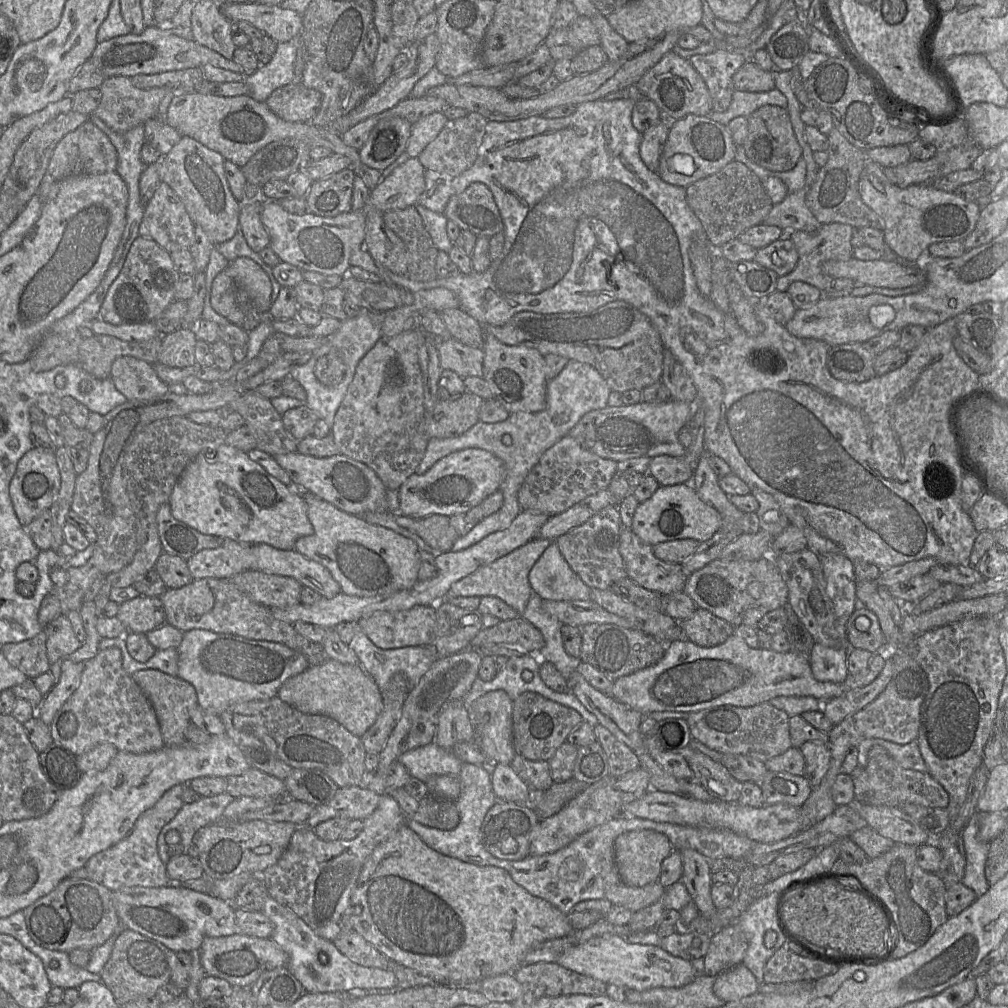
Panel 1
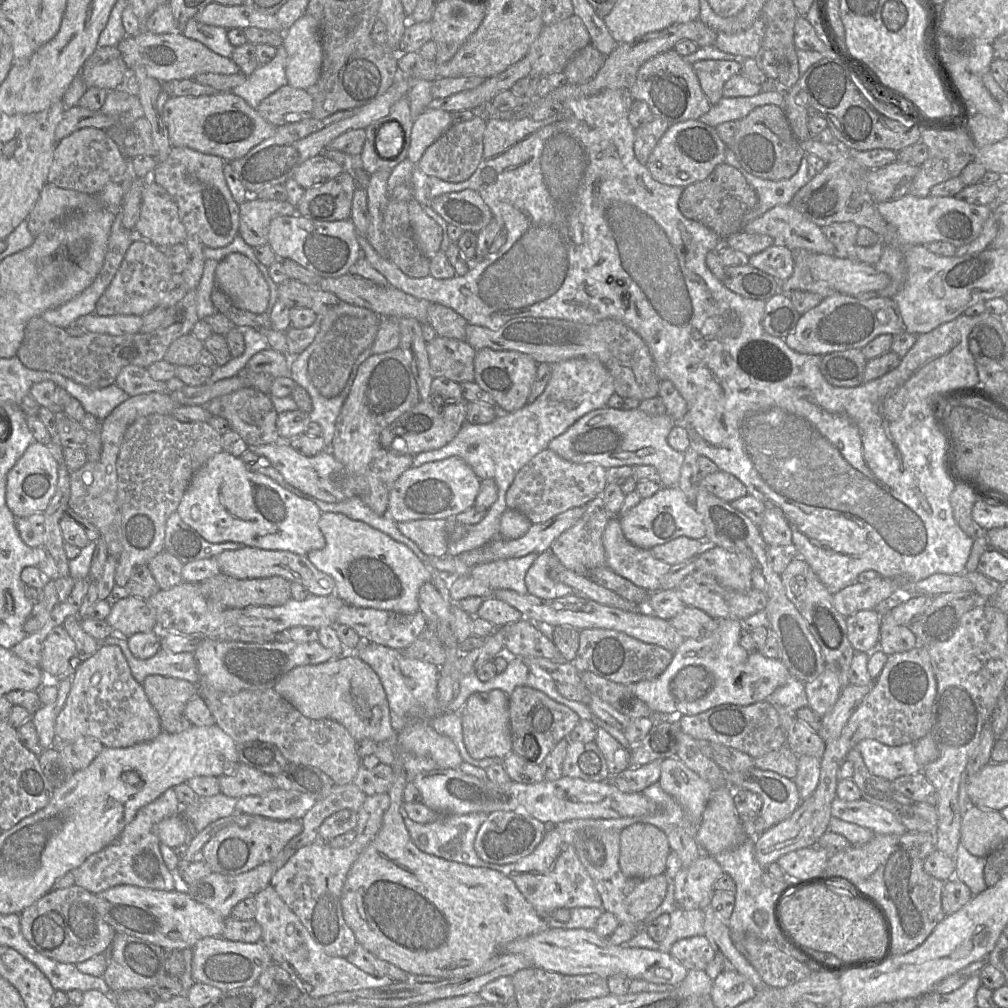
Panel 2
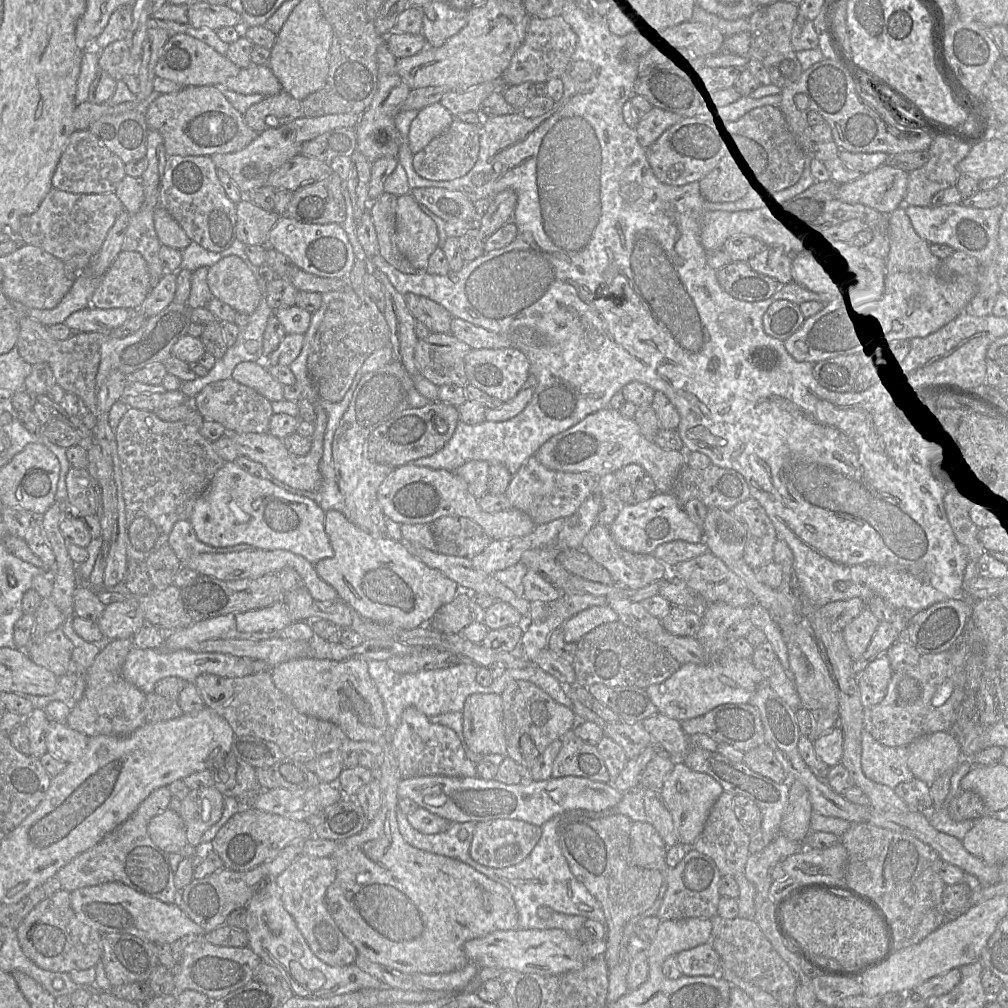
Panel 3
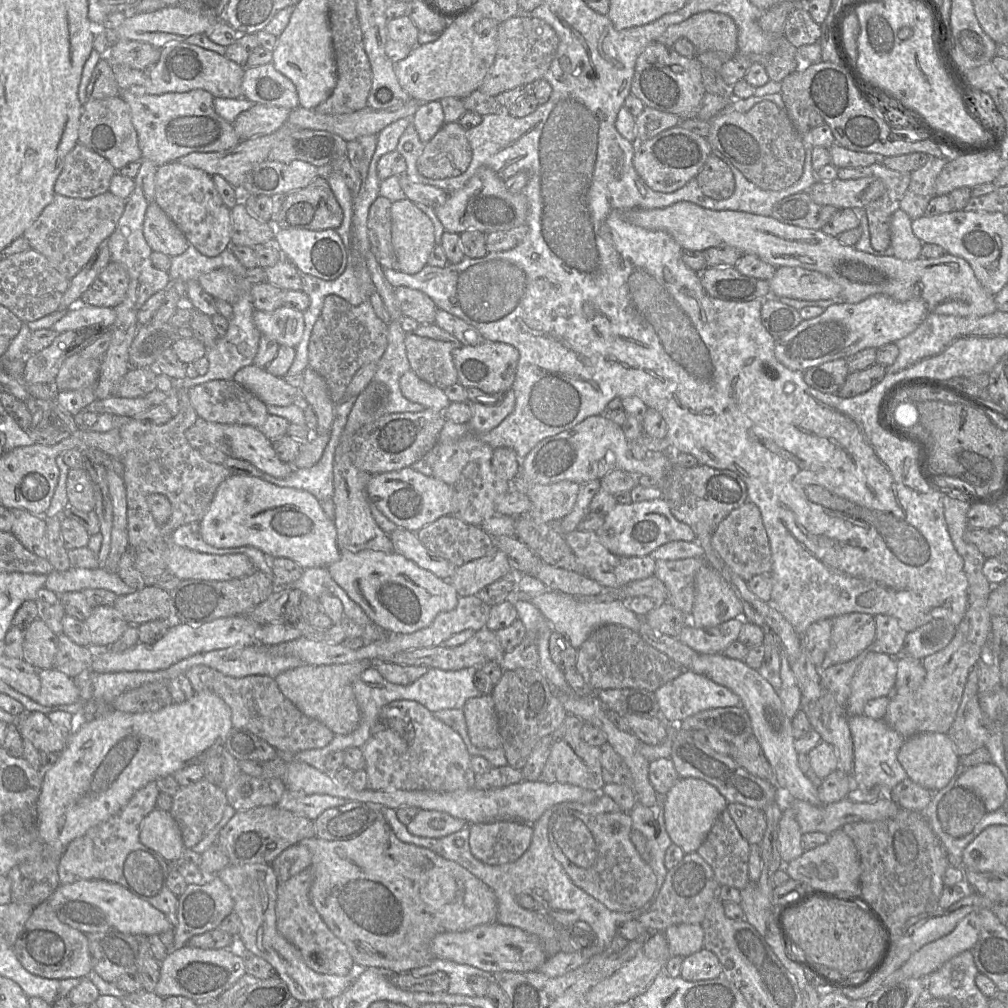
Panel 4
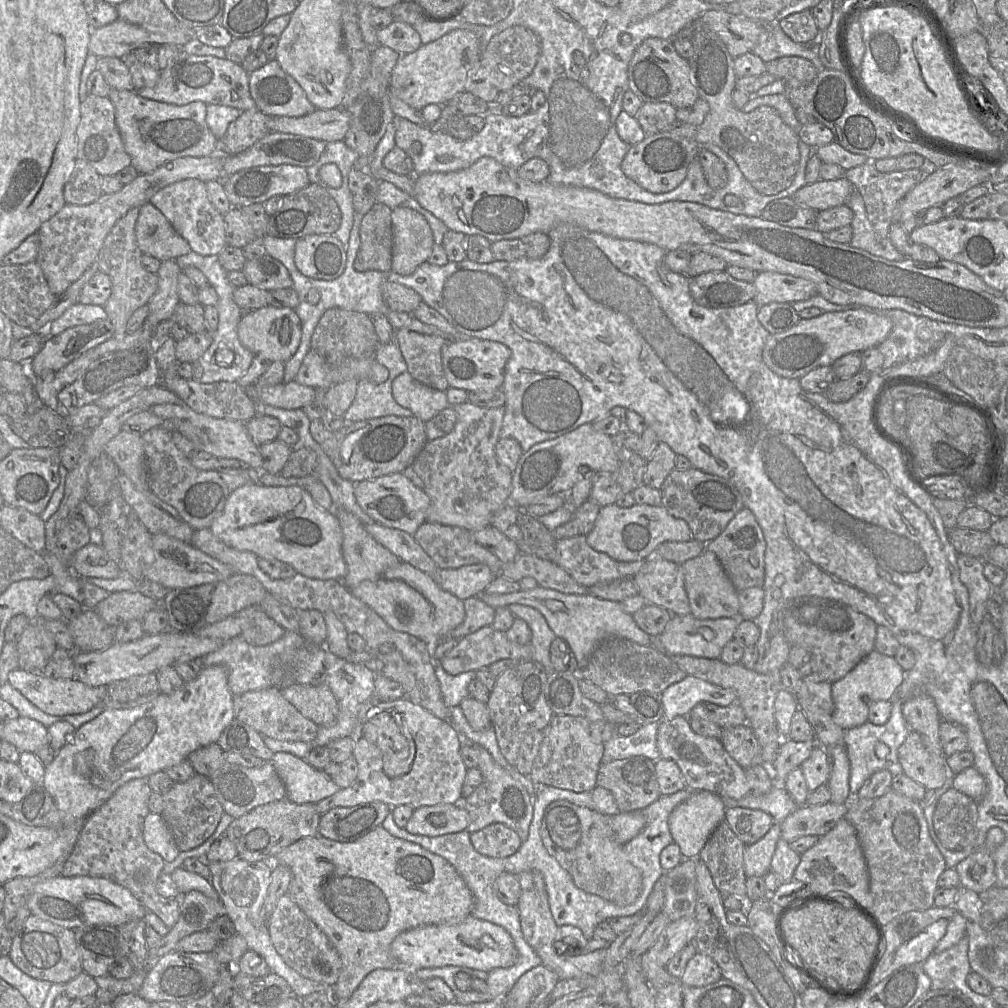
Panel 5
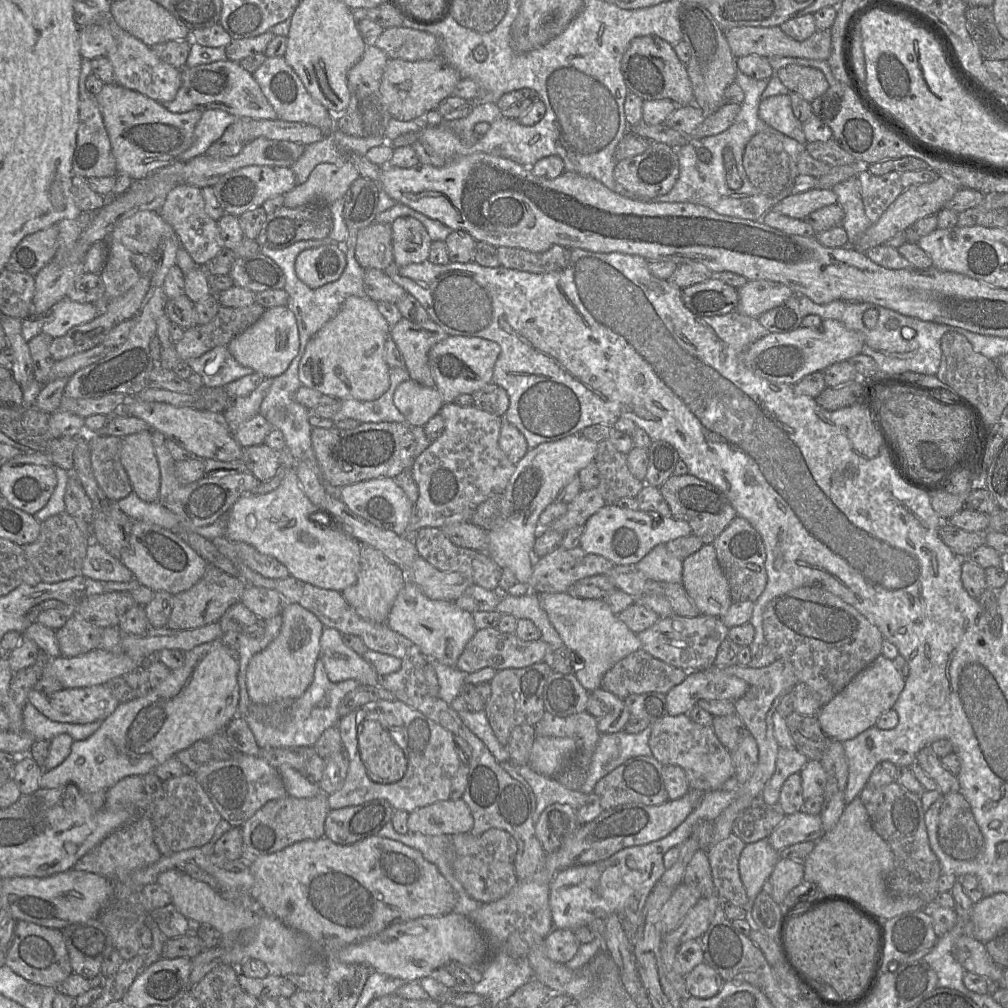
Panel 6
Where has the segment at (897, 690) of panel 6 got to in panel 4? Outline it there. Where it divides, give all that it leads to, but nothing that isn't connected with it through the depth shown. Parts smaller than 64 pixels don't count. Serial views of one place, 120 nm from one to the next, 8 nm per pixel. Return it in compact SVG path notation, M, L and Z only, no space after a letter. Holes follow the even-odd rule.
M872 650L857 668L844 707L848 716L862 715L865 704L875 698L891 696L897 675L896 658Z

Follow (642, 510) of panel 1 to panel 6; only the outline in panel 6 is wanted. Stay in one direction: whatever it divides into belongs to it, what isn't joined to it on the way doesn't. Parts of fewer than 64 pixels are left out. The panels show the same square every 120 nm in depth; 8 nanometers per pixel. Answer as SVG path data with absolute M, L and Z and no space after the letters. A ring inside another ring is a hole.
M612 504L605 505L587 520L579 546L585 552L600 555L615 565L635 565L655 546L691 533L686 521L661 516L655 521L647 512L622 509Z

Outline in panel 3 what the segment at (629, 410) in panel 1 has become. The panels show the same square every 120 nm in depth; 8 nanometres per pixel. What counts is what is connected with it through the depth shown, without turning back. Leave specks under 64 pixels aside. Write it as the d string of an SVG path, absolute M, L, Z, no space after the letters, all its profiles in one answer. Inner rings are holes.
M609 407L589 414L576 425L551 437L538 449L534 456L549 469L563 472L588 472L597 477L615 473L628 464L638 464L653 479L658 492L670 492L679 472L686 466L686 452L684 450L676 451L660 448L642 435L634 418L625 418L618 410Z

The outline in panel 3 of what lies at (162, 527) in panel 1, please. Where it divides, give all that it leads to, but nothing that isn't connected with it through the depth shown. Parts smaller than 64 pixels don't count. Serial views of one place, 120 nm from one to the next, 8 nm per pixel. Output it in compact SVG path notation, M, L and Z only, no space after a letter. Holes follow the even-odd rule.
M180 520L174 524L167 544L172 548L181 562L202 553L230 553L255 549L249 544L237 544L220 548L209 546L197 538L189 520Z

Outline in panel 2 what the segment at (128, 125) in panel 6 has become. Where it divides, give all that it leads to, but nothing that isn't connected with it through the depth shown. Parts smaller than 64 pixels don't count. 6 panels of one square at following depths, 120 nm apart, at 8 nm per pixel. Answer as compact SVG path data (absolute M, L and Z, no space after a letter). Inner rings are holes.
M220 91L213 95L172 96L165 103L161 118L172 147L188 147L215 155L225 162L245 156L253 147L271 137L277 126L267 122L240 96Z

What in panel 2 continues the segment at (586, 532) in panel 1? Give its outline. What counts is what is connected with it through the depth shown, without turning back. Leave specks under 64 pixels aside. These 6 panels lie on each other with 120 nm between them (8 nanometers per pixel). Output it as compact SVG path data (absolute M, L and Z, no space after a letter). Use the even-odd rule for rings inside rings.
M603 496L595 497L585 506L585 512L581 519L552 543L551 551L567 569L580 575L587 576L588 571L593 568L607 567L602 538L610 519L611 516L605 507Z

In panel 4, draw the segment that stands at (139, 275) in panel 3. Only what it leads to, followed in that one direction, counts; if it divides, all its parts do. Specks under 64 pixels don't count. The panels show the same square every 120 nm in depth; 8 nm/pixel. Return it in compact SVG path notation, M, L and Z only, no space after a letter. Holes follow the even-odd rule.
M109 262L91 286L80 298L83 305L115 308L125 298L129 285L126 267L118 262Z

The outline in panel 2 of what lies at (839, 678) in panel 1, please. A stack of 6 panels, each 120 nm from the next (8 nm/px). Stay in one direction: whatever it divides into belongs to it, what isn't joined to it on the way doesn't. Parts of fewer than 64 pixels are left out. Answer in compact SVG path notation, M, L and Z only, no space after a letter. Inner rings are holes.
M826 668L815 680L804 684L808 707L823 717L832 709L842 691L837 675Z

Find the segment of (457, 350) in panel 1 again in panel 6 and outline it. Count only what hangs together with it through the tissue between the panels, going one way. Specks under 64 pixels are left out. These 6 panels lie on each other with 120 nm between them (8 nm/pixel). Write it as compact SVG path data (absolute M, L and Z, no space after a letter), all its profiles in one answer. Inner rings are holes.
M402 318L398 323L391 326L390 337L402 353L410 379L427 387L435 387L435 381L429 366L428 353L435 344L443 341L449 335L431 319L417 323Z

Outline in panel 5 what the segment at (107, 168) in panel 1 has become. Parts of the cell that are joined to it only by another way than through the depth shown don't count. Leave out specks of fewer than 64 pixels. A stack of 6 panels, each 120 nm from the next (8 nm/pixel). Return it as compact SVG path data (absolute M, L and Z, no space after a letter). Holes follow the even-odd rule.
M76 159L73 170L64 186L64 199L68 204L88 205L100 198L102 176L81 159Z

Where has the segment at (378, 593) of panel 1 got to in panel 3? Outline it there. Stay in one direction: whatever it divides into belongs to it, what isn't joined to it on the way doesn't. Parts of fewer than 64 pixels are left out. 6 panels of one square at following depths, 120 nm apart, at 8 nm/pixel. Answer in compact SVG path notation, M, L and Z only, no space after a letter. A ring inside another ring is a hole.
M337 510L325 512L325 532L334 556L317 562L315 569L335 589L338 599L363 619L411 630L428 624L437 611L461 590L437 569L417 559L402 541L375 537L358 528Z

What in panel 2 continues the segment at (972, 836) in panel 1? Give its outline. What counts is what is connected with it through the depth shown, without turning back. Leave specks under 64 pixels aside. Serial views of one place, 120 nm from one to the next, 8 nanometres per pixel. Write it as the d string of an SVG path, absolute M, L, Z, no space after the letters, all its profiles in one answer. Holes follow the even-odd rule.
M959 843L954 861L955 874L953 878L966 884L973 896L982 893L987 888L984 881L986 857L977 857L970 854Z

